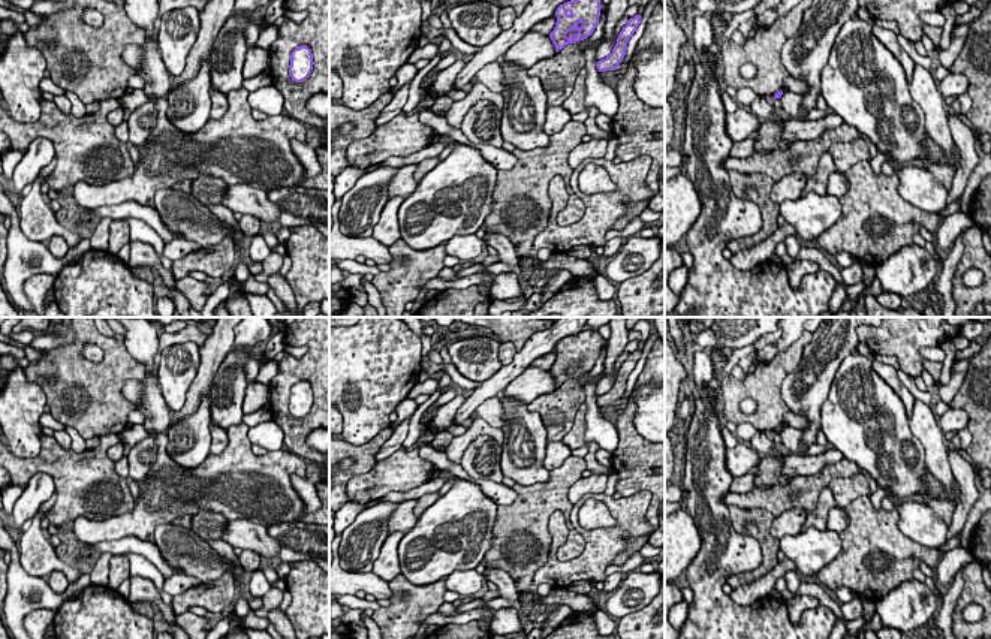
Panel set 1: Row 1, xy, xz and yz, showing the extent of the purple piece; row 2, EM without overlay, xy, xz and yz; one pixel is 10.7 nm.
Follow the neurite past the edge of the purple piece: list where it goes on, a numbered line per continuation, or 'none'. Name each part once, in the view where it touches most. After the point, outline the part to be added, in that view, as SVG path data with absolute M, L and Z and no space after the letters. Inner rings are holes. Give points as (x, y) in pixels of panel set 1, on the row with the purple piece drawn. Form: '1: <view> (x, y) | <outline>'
none

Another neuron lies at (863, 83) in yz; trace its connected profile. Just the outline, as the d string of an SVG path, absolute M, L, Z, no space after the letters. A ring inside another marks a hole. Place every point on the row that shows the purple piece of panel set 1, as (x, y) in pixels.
M852 16L838 31L828 63L820 73L820 96L826 105L865 135L877 151L886 153L891 165L904 165L912 159L930 162L925 115L910 94L910 84L900 61L873 34L871 24Z

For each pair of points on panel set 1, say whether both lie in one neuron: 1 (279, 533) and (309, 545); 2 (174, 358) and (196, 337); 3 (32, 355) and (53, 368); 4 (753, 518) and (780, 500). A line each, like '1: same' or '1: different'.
1: same
2: different
3: different
4: different

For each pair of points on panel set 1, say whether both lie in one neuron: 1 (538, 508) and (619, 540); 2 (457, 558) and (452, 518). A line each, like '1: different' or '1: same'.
1: different
2: same

